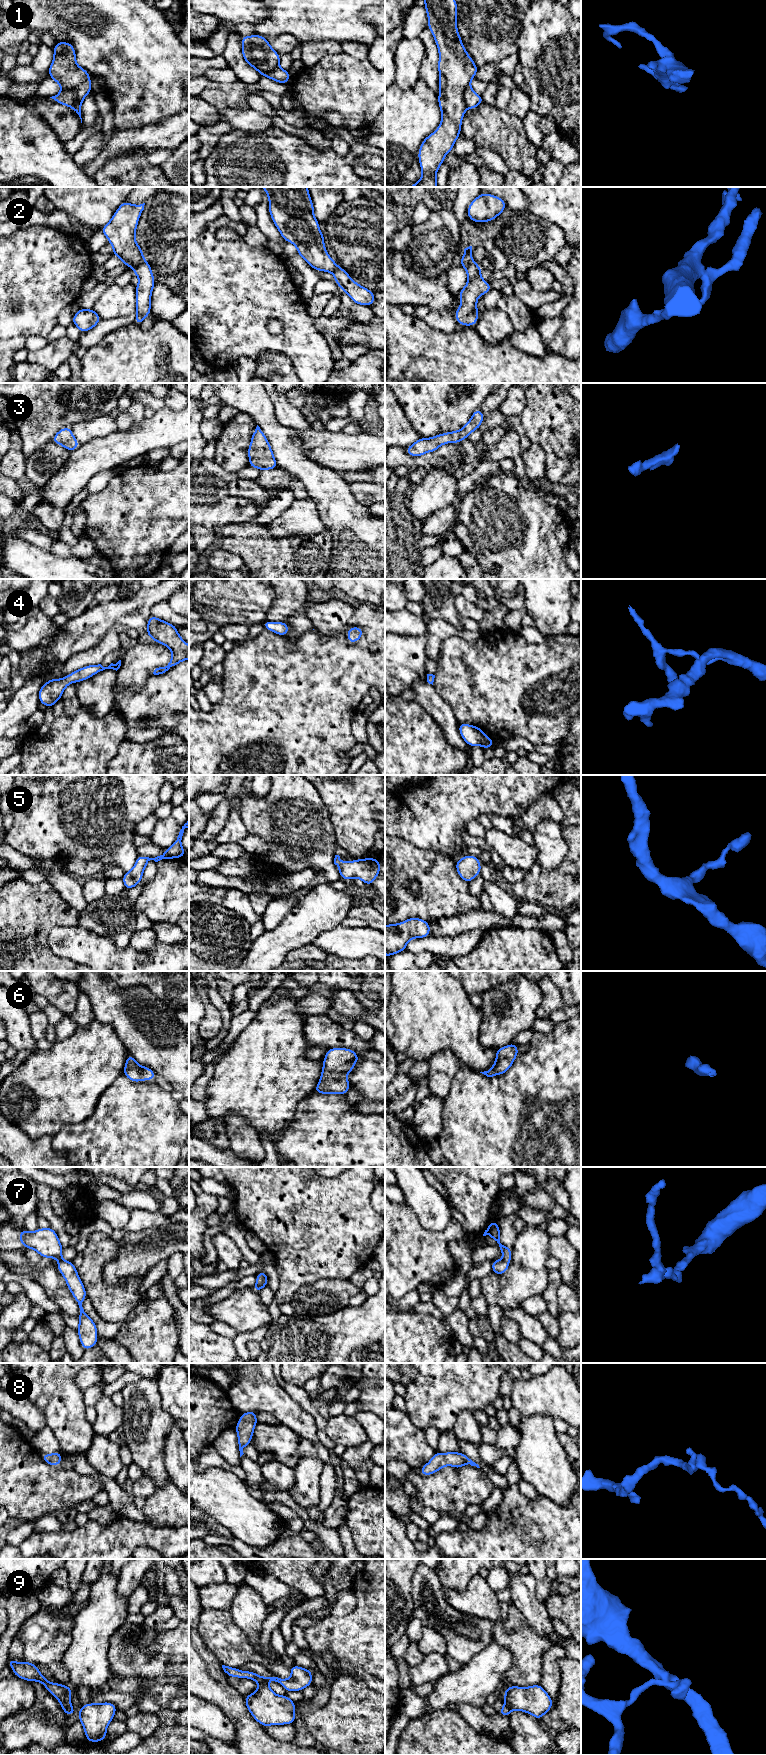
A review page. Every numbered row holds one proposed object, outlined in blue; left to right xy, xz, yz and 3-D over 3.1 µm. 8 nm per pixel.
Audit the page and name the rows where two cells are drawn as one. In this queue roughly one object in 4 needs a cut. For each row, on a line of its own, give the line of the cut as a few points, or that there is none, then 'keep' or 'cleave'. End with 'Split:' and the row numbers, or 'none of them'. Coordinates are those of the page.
1: cut in xy along (88, 77), (74, 88), (62, 90); cleave
2: cut in xy along (143, 256), (141, 261), (133, 268); cleave
3: no cut; keep
4: no cut; keep
5: no cut; keep
6: no cut; keep
7: no cut; keep
8: no cut; keep
9: cut in xy along (61, 1703), (70, 1705); cleave
Split: 1, 2, 9

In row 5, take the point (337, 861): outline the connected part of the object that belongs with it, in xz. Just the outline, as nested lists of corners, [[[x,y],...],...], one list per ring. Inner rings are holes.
[[[335,855],[334,864],[339,868],[340,877],[344,880],[359,878],[368,887],[380,874],[380,860],[376,858],[358,859],[342,862],[339,855]]]

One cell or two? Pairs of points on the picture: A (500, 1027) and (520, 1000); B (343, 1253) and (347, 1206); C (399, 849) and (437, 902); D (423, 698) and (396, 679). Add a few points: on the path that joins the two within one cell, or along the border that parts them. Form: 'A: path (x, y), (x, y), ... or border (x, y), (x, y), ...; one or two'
A: path (503, 1020), (513, 1007); one
B: path (343, 1241), (343, 1226), (349, 1218); one
C: path (412, 862), (437, 889); one
D: border (426, 677), (419, 678), (411, 688); two

